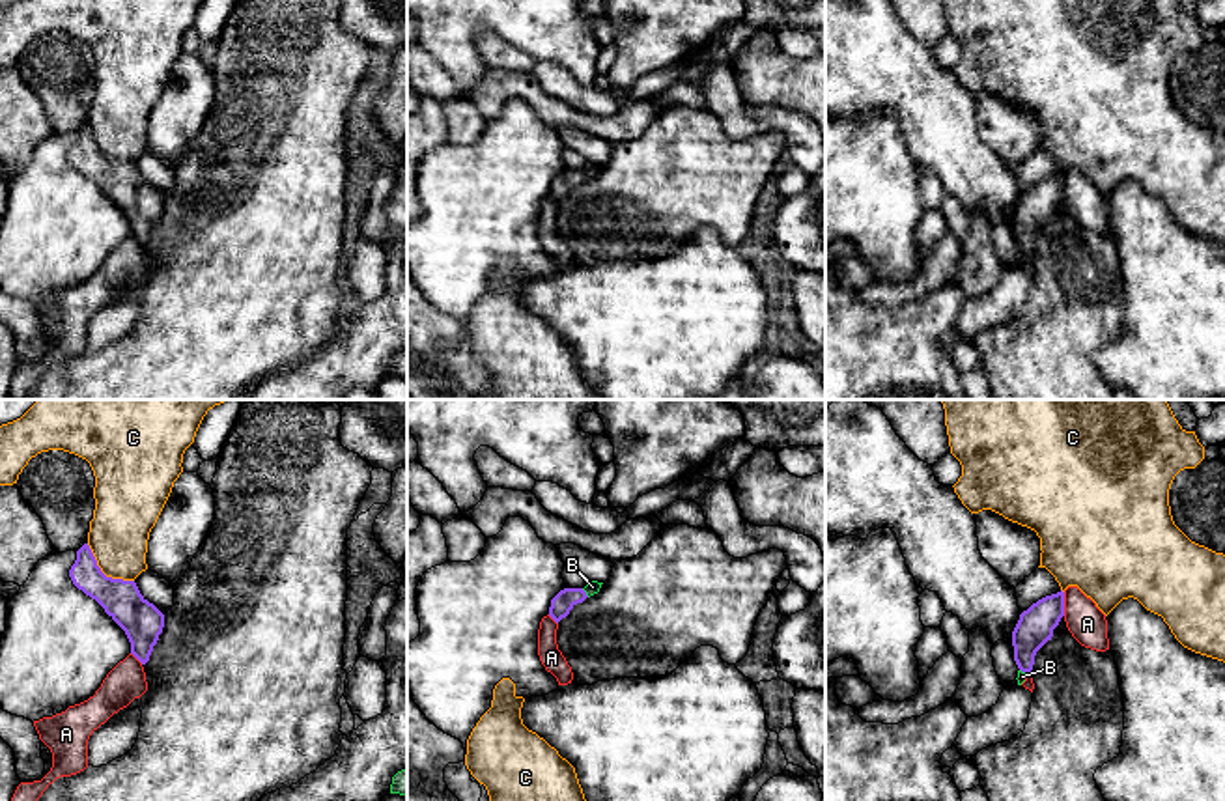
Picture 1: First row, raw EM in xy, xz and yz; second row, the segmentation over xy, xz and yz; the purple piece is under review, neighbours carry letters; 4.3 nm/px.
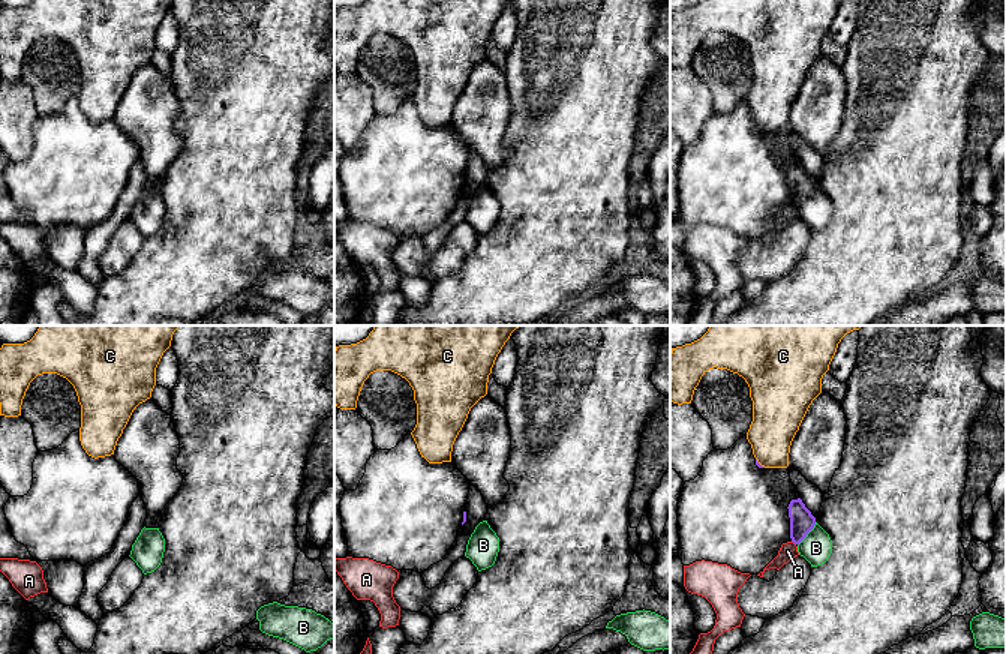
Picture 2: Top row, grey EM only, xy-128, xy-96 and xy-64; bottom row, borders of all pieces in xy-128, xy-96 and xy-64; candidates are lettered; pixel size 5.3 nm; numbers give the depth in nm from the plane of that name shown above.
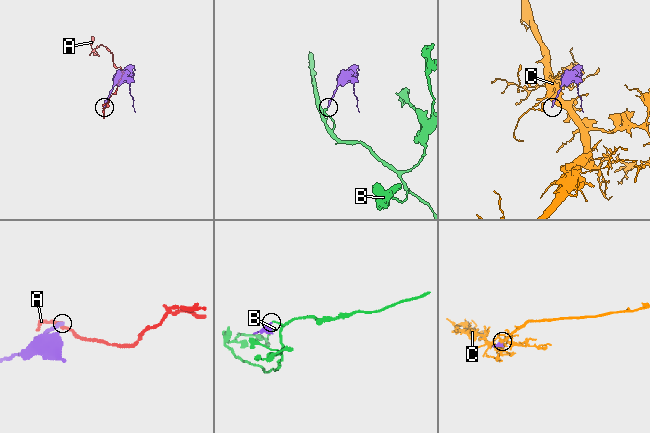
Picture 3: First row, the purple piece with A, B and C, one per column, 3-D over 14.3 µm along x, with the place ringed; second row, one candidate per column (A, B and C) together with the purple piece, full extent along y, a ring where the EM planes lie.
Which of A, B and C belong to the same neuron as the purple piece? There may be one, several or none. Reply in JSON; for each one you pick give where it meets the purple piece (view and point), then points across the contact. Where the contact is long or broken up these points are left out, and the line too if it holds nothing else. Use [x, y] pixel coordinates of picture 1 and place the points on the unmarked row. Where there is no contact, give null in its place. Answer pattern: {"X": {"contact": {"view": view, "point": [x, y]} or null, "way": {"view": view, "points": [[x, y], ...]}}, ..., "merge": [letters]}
{"B": {"contact": {"view": "xz", "point": [585, 174]}, "way": {"view": "xz", "points": [[561, 187], [570, 178], [585, 174], [592, 168]]}}, "merge": ["B"]}

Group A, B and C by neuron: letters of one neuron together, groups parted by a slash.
A / B / C

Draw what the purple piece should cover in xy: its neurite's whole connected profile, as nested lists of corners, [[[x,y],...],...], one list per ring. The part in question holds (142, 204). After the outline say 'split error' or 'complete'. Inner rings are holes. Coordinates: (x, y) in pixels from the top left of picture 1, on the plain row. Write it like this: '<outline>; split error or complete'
[[[88,125],[77,133],[69,159],[125,213],[131,235],[146,246],[162,215],[164,196],[140,176],[134,162],[106,159]]]; complete

